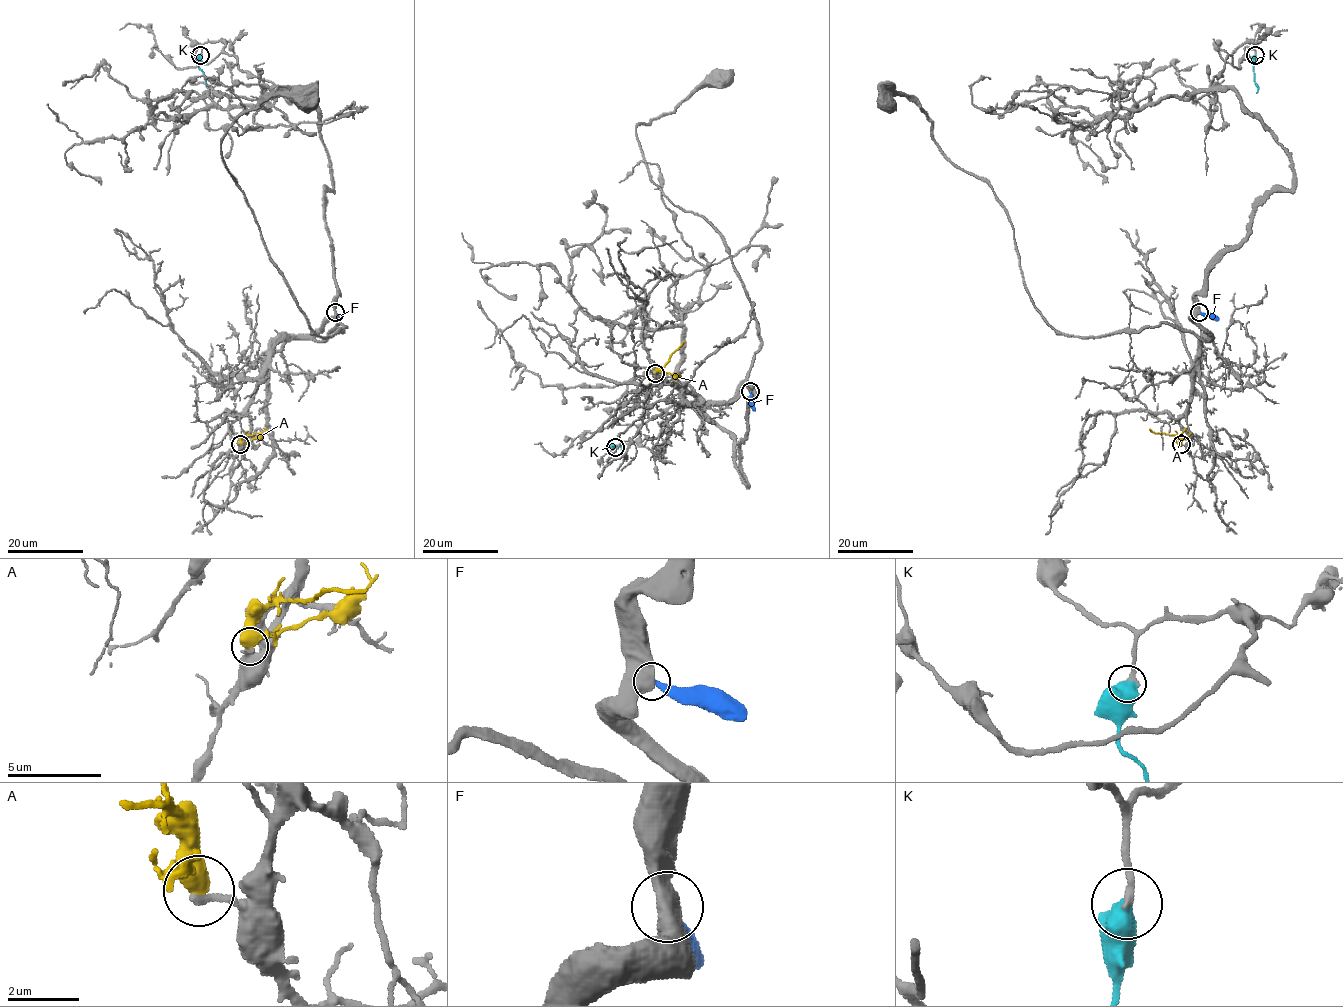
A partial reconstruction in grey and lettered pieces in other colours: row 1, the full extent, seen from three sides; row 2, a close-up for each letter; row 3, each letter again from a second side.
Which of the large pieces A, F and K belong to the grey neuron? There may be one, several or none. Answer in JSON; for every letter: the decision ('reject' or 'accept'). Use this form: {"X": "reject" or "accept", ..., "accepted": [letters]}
{"A": "reject", "F": "reject", "K": "accept", "accepted": ["K"]}

